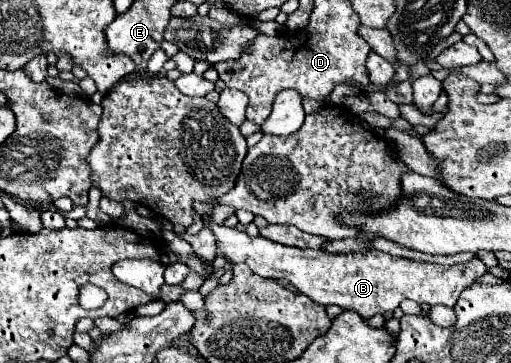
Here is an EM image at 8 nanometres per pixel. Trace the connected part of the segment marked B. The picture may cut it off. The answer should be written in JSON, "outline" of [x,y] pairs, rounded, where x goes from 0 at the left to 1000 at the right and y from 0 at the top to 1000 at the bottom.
{"outline":[[[413,620],[417,642],[425,653],[429,702],[440,702],[448,719],[456,725],[479,725],[487,730],[487,741],[519,769],[562,769],[569,774],[593,813],[601,813],[609,829],[640,846],[640,840],[663,840],[671,851],[695,857],[703,862],[710,879],[722,879],[730,868],[746,868],[757,857],[769,857],[785,840],[785,829],[793,824],[808,824],[820,840],[824,835],[840,835],[840,840],[875,840],[886,846],[898,824],[898,807],[914,791],[926,785],[941,758],[949,758],[957,741],[937,719],[937,713],[922,713],[914,725],[898,725],[898,730],[855,730],[855,725],[824,725],[824,719],[808,719],[808,713],[789,713],[789,708],[769,708],[761,697],[750,691],[734,691],[722,686],[714,697],[640,697],[632,686],[581,686],[581,680],[562,680],[538,664],[526,664],[519,653],[499,653],[491,658],[483,642],[472,642],[464,631],[448,631],[440,620]]]}

